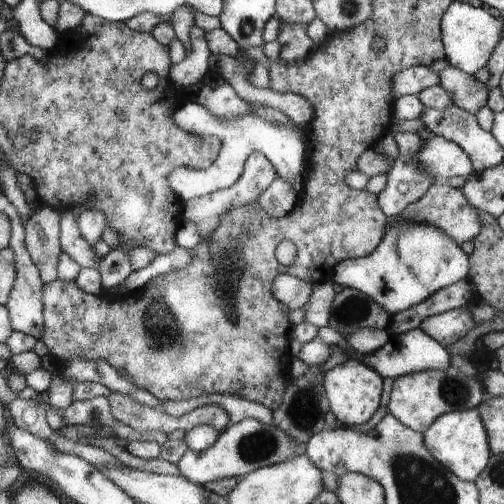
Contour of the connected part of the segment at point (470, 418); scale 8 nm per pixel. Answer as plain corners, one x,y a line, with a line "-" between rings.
478,407
445,413
423,433
423,436
432,456
461,480
474,483
490,463
490,438

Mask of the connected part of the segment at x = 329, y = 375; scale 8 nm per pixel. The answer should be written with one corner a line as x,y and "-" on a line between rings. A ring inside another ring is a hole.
350,354
344,364
328,370
325,373
324,385
330,411
334,413
337,422
350,428
368,423
380,407
383,382
383,377
376,369
361,362
354,354

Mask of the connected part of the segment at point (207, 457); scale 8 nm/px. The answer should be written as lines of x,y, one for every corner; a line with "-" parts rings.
248,418
242,420
240,423
229,425
224,429
221,432
219,440
208,451
195,452
194,450
188,449
187,452
184,452
182,458
179,459
177,466
184,478
191,481
193,484
203,486
208,482
228,477
242,478
245,475
256,471
258,468
268,467
274,464
284,463
286,460
291,460
292,458
303,454
305,450
304,443
296,441
290,434
287,434
273,423
263,424
258,420

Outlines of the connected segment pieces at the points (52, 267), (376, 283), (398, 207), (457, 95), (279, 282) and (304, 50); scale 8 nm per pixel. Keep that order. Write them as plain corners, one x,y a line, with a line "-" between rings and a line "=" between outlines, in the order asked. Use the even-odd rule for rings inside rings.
43,205
29,221
27,246
44,283
59,280
59,265
65,253
62,237
63,213
51,205
=
415,221
388,224
387,233
375,252
340,262
332,282
370,296
390,316
408,311
428,296
470,276
471,260
458,242
440,228
=
398,132
394,134
394,137
400,153
387,173
389,180
386,187
378,195
380,209
388,218
396,217
401,211
404,211
406,206
418,201
426,194
428,188
436,183
435,178
422,169
419,164
419,153
425,140
422,140
418,133
-
415,155
418,155
418,159
415,159
=
451,65
439,74
439,85
451,93
455,106
474,115
487,107
490,90
486,83
=
280,275
272,284
274,296
288,308
302,309
310,299
313,284
291,275
=
281,20
281,32
277,42
281,45
280,59
284,63
296,63
306,59
317,48
314,40
301,25
288,25

